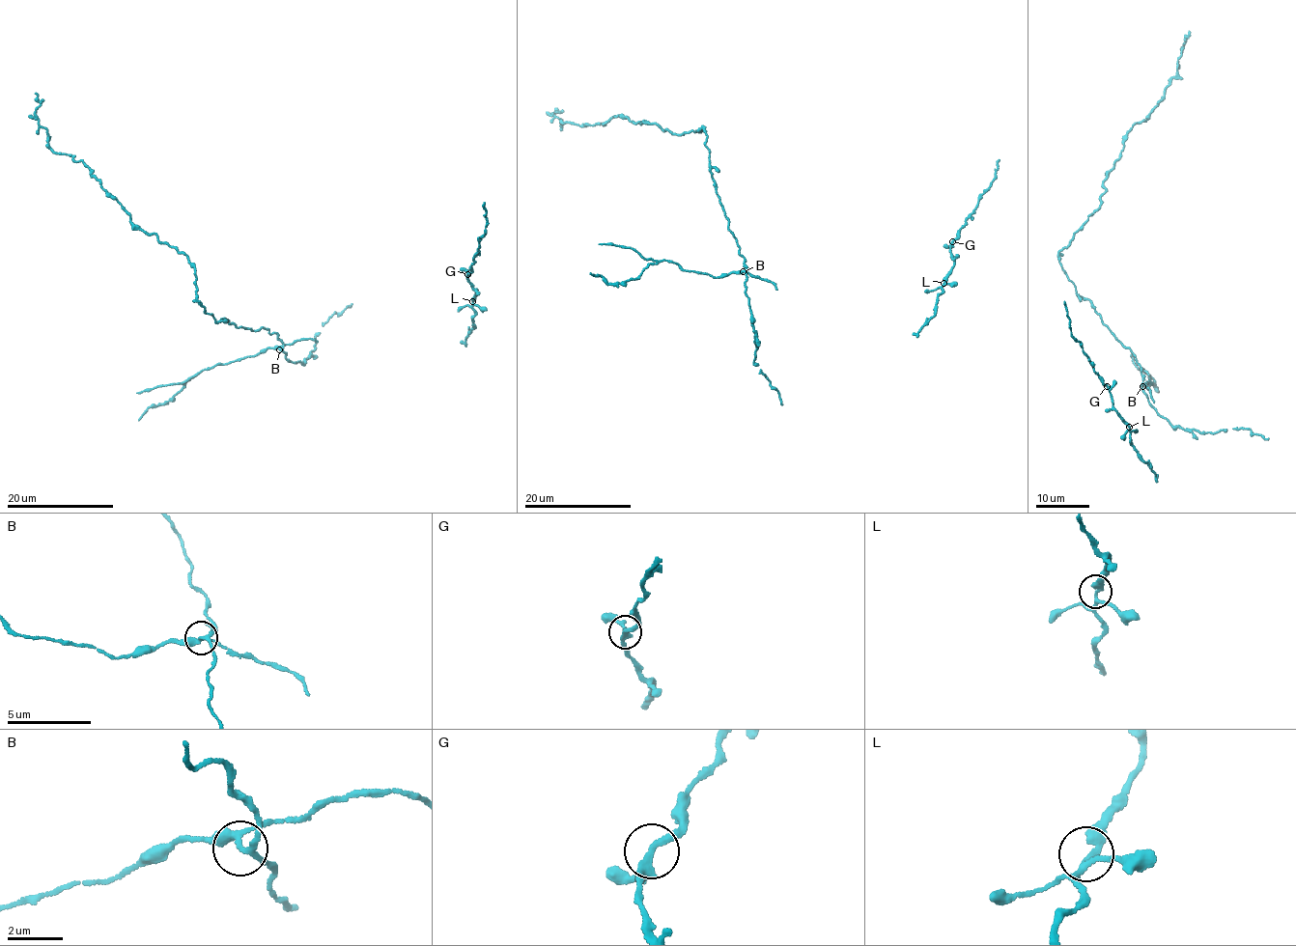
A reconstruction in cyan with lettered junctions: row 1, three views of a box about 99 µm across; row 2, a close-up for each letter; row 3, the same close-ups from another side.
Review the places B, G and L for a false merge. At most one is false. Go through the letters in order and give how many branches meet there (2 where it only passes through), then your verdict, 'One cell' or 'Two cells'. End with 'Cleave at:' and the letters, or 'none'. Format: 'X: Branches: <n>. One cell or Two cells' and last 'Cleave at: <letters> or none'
B: Branches: 4. Two cells
G: Branches: 3. One cell
L: Branches: 3. One cell
Cleave at: B

